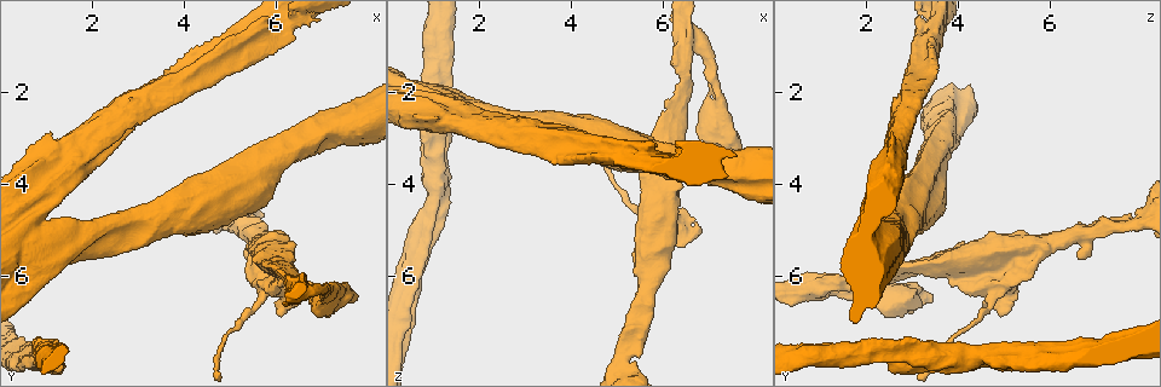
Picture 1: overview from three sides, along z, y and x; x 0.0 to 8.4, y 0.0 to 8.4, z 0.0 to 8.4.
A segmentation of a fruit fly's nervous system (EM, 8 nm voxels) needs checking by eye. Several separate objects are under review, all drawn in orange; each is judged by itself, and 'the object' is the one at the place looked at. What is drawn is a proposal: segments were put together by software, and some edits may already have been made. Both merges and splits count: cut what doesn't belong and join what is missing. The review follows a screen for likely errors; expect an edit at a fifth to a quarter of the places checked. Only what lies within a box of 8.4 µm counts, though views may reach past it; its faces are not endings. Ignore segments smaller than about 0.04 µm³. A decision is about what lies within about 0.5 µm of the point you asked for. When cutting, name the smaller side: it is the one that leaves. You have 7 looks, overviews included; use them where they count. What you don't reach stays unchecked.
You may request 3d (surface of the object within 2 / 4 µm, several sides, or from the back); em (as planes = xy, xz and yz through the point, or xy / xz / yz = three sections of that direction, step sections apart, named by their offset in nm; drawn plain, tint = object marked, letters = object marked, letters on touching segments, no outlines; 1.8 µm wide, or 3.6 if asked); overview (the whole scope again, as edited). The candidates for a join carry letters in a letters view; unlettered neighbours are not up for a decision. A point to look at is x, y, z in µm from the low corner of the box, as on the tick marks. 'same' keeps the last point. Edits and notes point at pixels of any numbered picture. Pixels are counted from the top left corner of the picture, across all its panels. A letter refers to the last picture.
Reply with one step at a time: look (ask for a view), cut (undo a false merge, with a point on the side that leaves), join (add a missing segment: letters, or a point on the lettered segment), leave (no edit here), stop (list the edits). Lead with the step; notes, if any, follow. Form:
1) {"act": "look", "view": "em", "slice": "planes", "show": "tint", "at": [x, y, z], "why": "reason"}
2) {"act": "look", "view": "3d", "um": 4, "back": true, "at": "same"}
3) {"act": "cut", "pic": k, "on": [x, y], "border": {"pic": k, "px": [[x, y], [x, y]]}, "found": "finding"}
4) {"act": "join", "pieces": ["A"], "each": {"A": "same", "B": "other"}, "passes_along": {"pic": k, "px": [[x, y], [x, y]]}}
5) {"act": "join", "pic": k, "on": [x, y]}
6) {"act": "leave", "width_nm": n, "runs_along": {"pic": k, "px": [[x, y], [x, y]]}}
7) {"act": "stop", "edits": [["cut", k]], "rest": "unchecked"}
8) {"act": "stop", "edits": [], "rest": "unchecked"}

{"act": "look", "view": "em", "um": 3.6, "slice": "planes", "show": "letters", "at": [6.50, 6.25, 0.95], "why": "arms part here"}

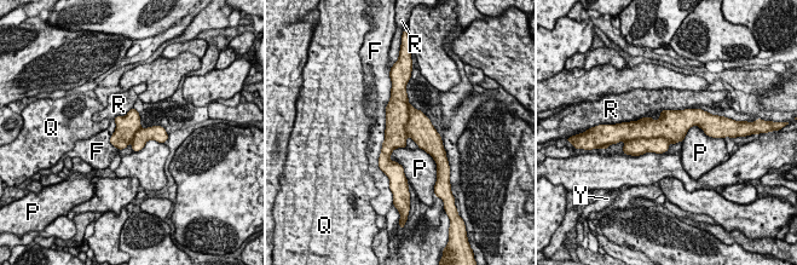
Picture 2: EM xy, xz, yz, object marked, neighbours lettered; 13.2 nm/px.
{"act": "cut", "pic": 2, "on": [637, 147], "width_nm": 380, "each": {"F": "other", "P": "other", "Q": "other", "R": "other", "Y": "other"}, "border": {"pic": 2, "px": [[630, 139], [664, 137], [670, 142]]}, "found": "two cells meet here"}

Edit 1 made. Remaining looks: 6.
{"act": "look", "view": "3d", "um": 4, "at": [0.65, 5.00, 2.05], "why": "calibre changes"}

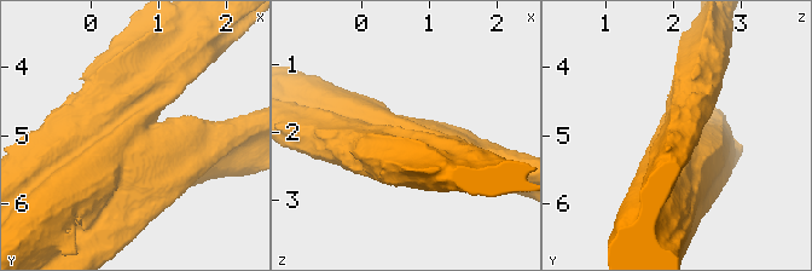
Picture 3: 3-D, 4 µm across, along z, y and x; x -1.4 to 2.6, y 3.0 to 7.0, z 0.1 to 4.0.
{"act": "look", "view": "em", "slice": "planes", "show": "tint", "at": "same", "why": "shape alone is not enough"}

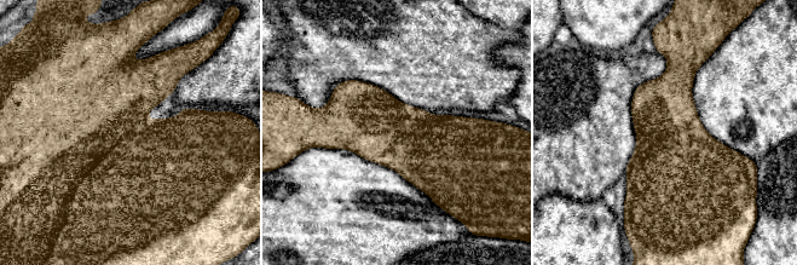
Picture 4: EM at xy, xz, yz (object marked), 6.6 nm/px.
{"act": "look", "view": "em", "slice": "planes", "show": "letters", "at": "same"}

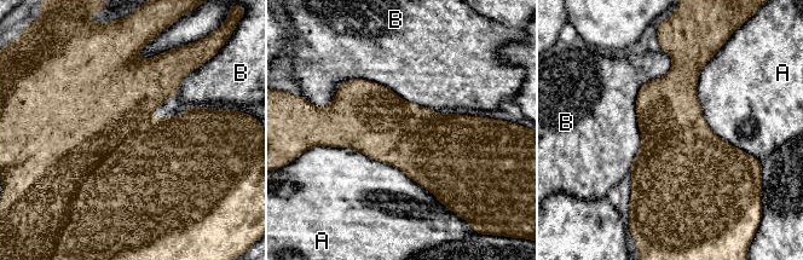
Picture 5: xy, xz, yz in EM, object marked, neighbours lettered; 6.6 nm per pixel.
{"act": "cut", "pic": 5, "on": [420, 159], "longest_contact_nm": ["A", 900], "each": {"A": "other", "B": "other"}, "found": "two cells meet here"}

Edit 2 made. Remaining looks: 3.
{"act": "stop", "edits": [["cut", 2], ["cut", 5]], "rest": "unchecked"}

